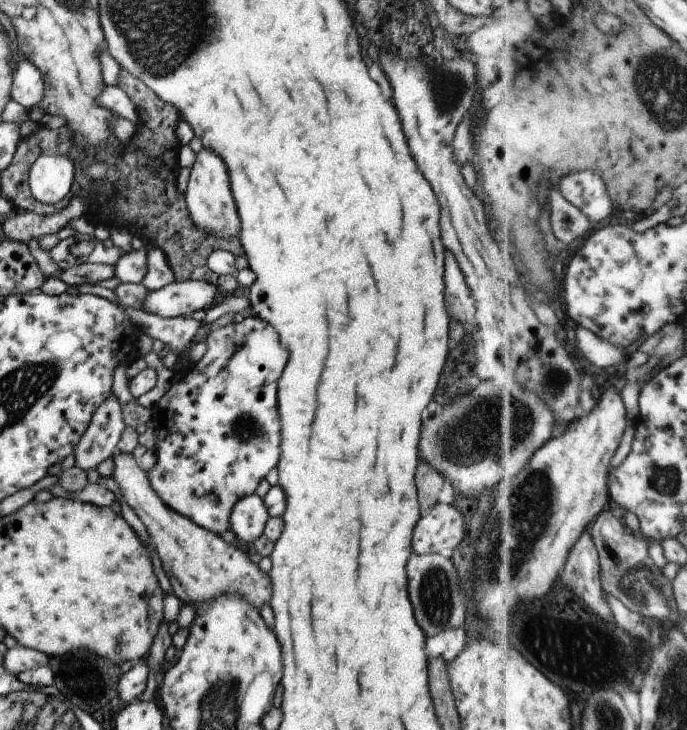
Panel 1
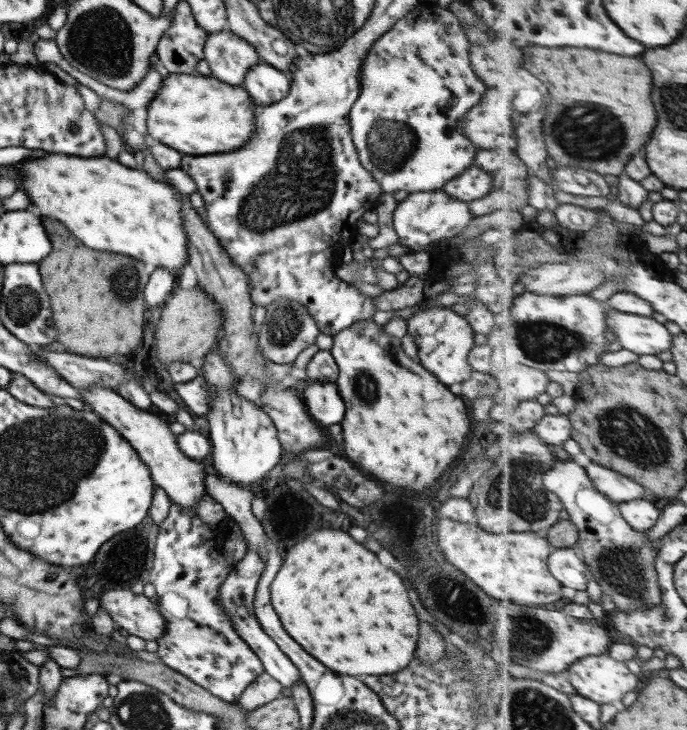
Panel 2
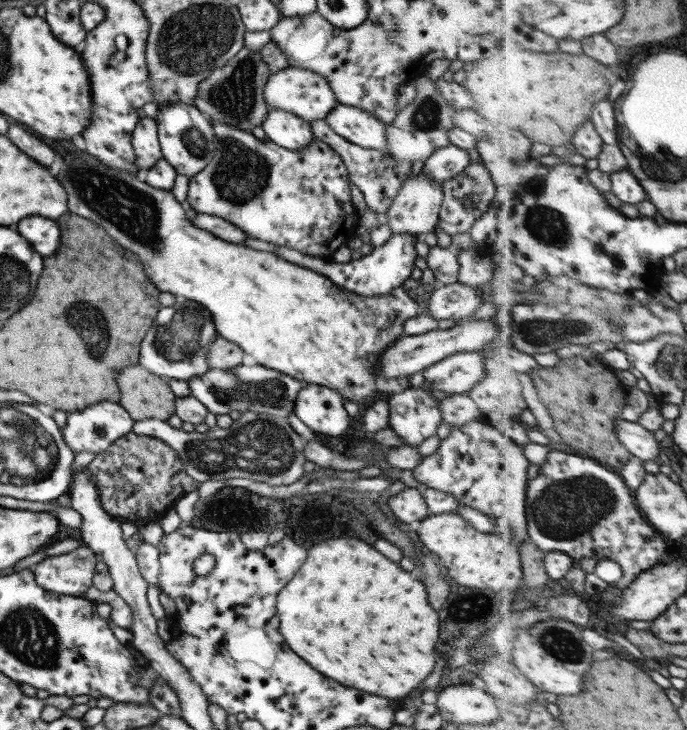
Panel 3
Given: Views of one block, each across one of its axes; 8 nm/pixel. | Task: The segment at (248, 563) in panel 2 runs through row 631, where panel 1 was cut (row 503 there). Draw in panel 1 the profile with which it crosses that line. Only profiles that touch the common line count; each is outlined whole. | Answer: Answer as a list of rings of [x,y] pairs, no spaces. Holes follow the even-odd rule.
[[[251,493],[233,504],[229,514],[229,529],[237,540],[251,544],[263,534],[269,517],[262,498]]]

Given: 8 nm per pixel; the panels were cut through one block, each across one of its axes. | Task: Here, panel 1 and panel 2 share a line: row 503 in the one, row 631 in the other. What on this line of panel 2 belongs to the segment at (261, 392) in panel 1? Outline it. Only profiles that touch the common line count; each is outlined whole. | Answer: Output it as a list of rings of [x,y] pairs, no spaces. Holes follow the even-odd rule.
[[[170,501],[167,516],[159,523],[159,530],[153,544],[148,582],[156,591],[156,606],[165,620],[165,631],[155,639],[157,659],[169,669],[185,676],[190,682],[201,686],[224,702],[236,703],[239,695],[259,674],[264,673],[259,658],[250,650],[227,617],[225,609],[217,603],[217,586],[227,578],[232,564],[222,556],[222,544],[226,538],[226,528],[211,529],[201,521],[195,509],[183,509]]]

